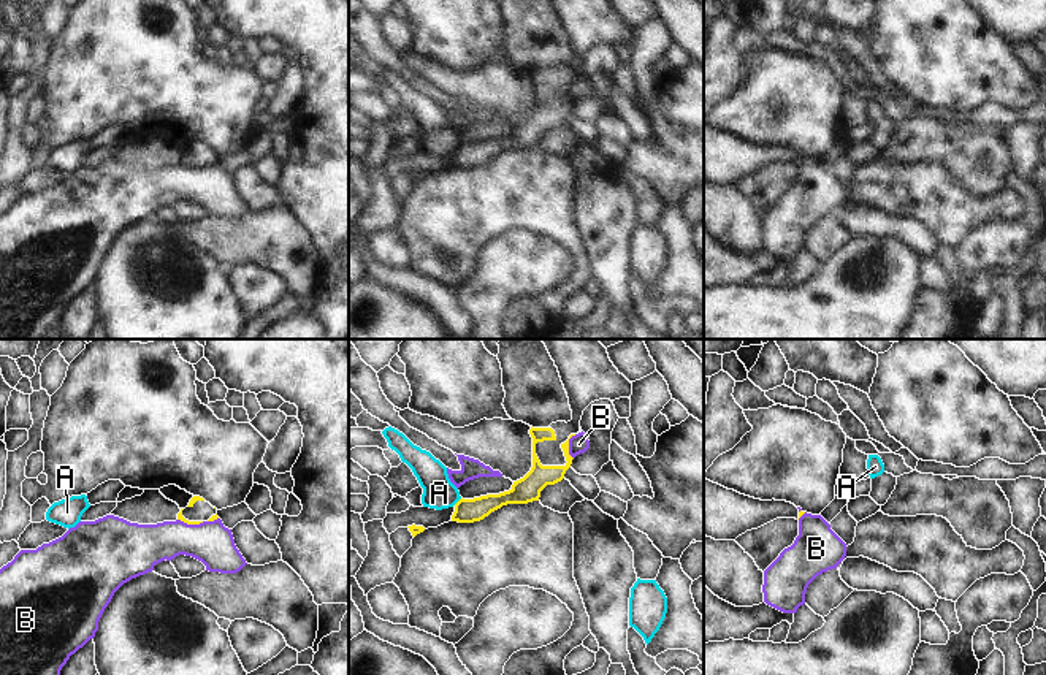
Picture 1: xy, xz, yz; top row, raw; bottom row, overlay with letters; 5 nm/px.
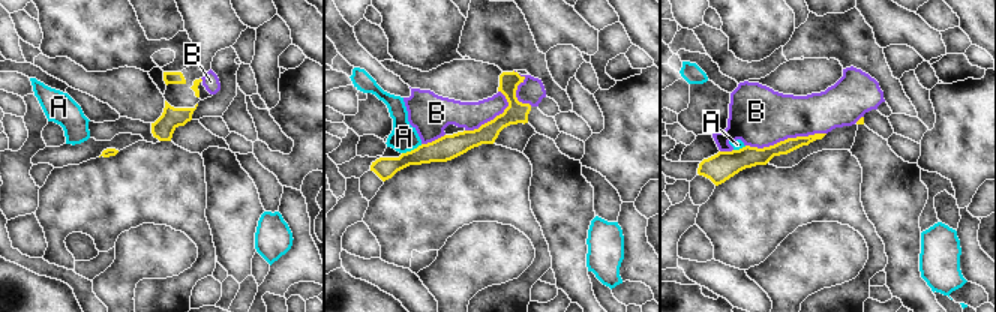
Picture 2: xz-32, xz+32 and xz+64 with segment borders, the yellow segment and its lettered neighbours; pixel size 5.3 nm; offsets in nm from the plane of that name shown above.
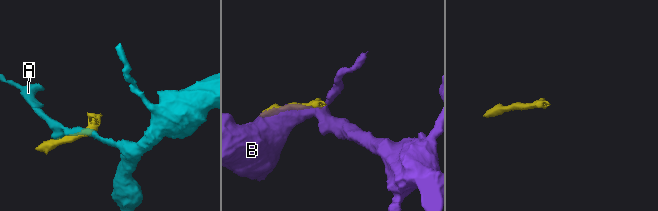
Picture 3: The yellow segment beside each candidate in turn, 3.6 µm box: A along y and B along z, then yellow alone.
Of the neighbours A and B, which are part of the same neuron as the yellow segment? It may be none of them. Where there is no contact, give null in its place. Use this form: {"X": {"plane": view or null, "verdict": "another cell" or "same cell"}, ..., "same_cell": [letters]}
{"A": {"plane": "xz", "verdict": "another cell"}, "B": {"plane": "xz", "verdict": "another cell"}, "same_cell": []}

